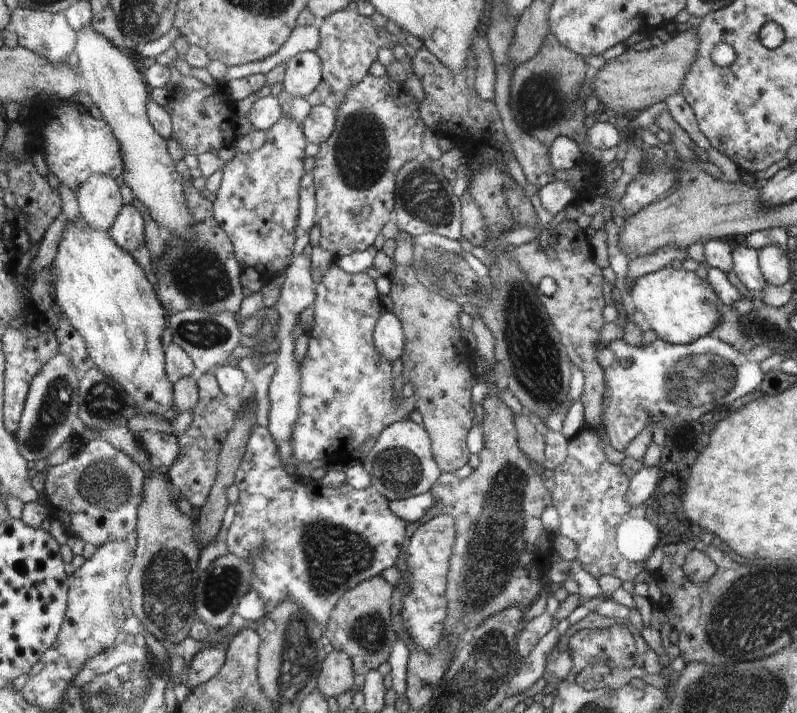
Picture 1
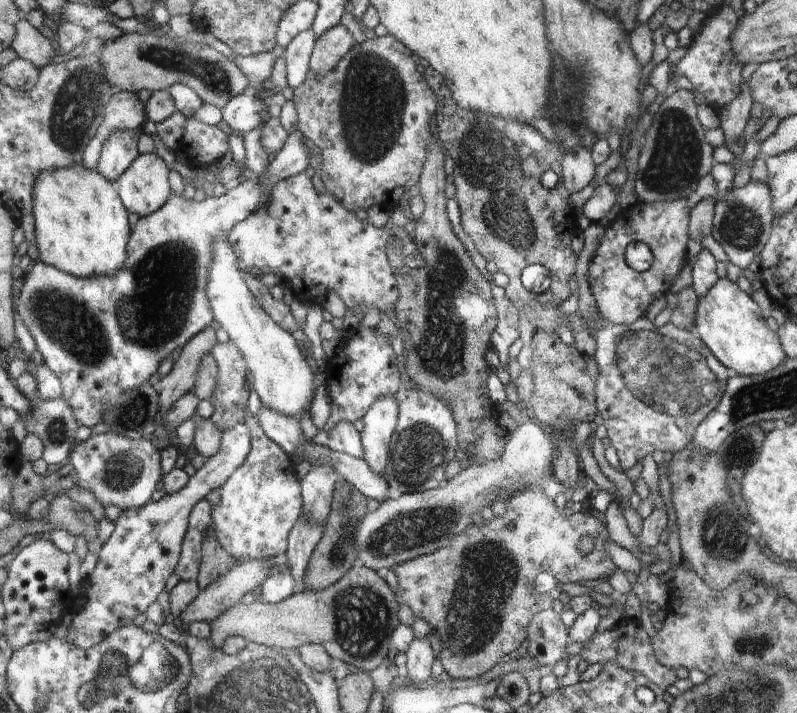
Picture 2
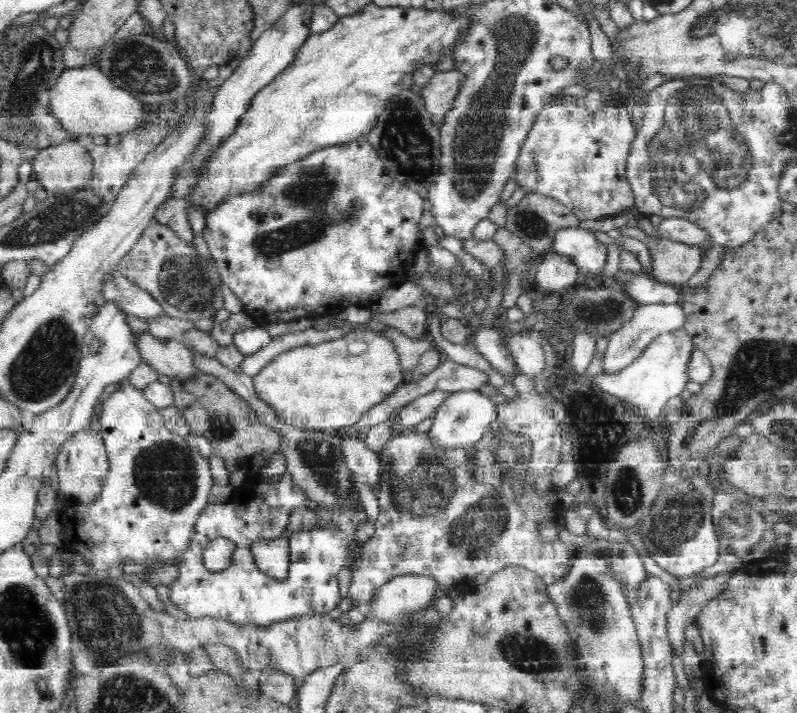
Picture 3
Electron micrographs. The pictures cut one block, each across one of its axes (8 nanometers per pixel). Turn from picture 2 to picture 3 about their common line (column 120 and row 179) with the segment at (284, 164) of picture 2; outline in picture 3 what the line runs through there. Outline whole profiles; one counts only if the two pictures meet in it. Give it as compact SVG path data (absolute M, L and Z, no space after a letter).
M362 134L356 140L340 145L320 148L311 154L303 156L295 163L289 164L279 172L278 176L263 184L260 191L252 194L235 196L224 202L216 212L206 218L203 238L209 246L221 280L237 295L243 305L243 312L250 316L267 312L272 321L304 320L304 317L320 317L325 314L336 314L348 306L370 307L390 288L408 280L411 266L416 255L423 254L426 249L420 236L420 220L424 216L424 199L418 191L400 182L387 173L384 161L368 141L369 134Z

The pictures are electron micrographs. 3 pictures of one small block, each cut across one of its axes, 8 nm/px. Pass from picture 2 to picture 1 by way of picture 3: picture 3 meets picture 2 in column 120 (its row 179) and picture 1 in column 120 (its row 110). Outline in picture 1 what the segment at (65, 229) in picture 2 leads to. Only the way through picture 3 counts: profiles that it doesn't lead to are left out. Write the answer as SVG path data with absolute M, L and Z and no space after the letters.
M82 218L70 224L63 245L60 246L59 256L49 269L57 277L55 302L63 310L63 316L68 317L81 336L84 336L90 358L96 367L125 386L130 399L136 399L140 413L161 414L169 422L175 420L181 413L176 405L175 384L168 373L167 349L164 349L162 342L168 328L166 318L169 313L160 301L154 277L144 272L132 253L120 247L111 230L92 230Z

